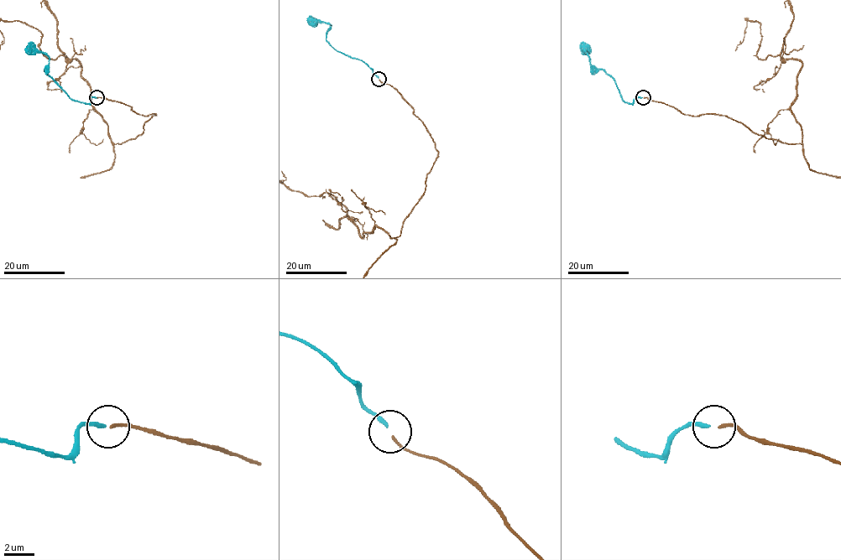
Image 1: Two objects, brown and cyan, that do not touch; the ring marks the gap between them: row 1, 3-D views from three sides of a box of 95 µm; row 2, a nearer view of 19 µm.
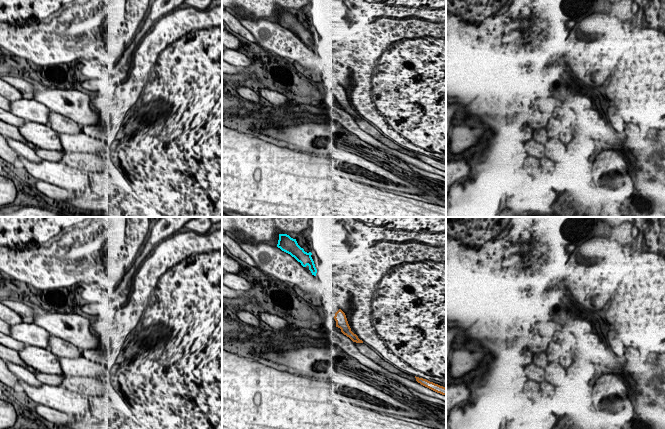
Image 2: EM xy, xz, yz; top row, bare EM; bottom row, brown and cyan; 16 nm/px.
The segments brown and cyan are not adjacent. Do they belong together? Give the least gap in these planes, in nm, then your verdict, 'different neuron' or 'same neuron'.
gap 650 nm; different neuron

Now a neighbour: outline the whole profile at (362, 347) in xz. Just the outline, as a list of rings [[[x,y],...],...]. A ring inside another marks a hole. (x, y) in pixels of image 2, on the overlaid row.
[[[354,342],[358,350],[366,357],[370,358],[373,360],[375,363],[383,367],[384,369],[388,370],[391,373],[397,374],[400,377],[406,378],[411,381],[416,381],[415,376],[407,374],[397,367],[395,367],[393,364],[390,362],[385,361],[383,358],[381,358],[376,352],[374,352],[371,348],[368,347],[367,344],[365,343],[356,343]]]

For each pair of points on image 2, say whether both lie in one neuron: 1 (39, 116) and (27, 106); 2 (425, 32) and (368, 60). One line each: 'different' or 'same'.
1: same
2: same

